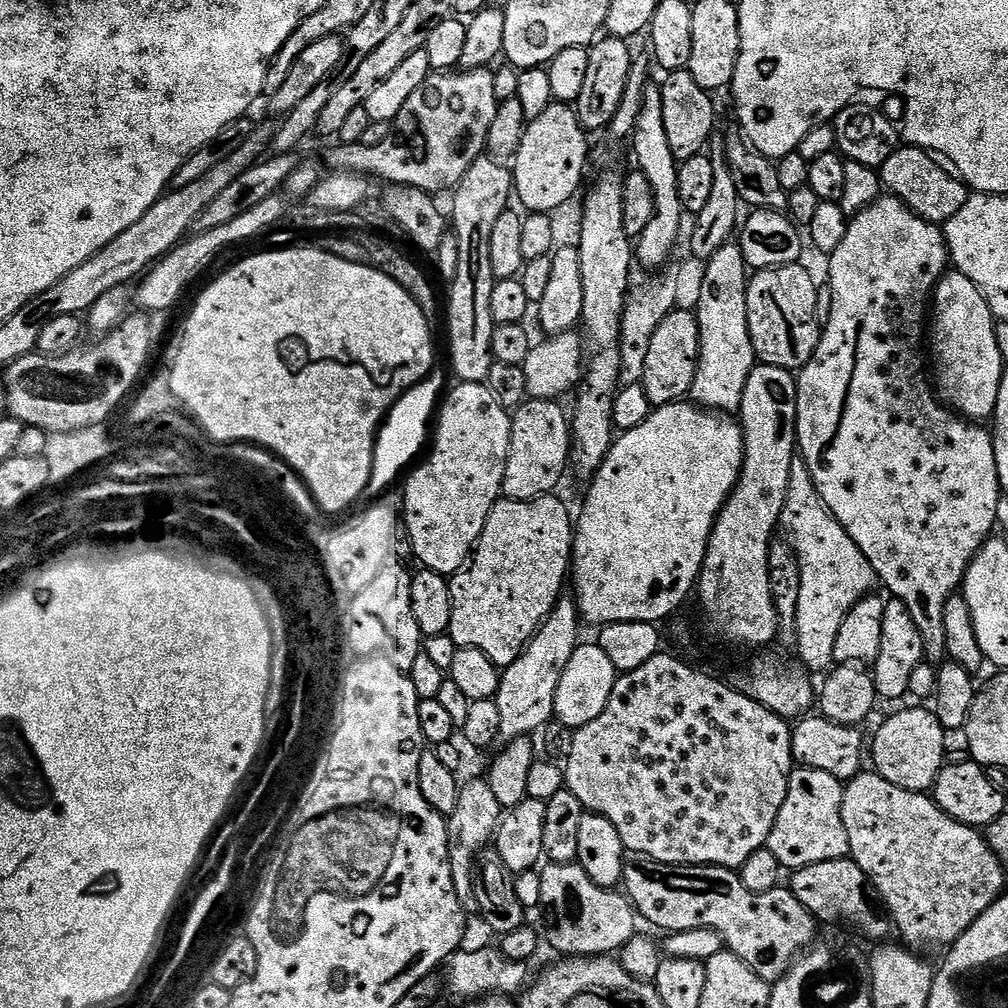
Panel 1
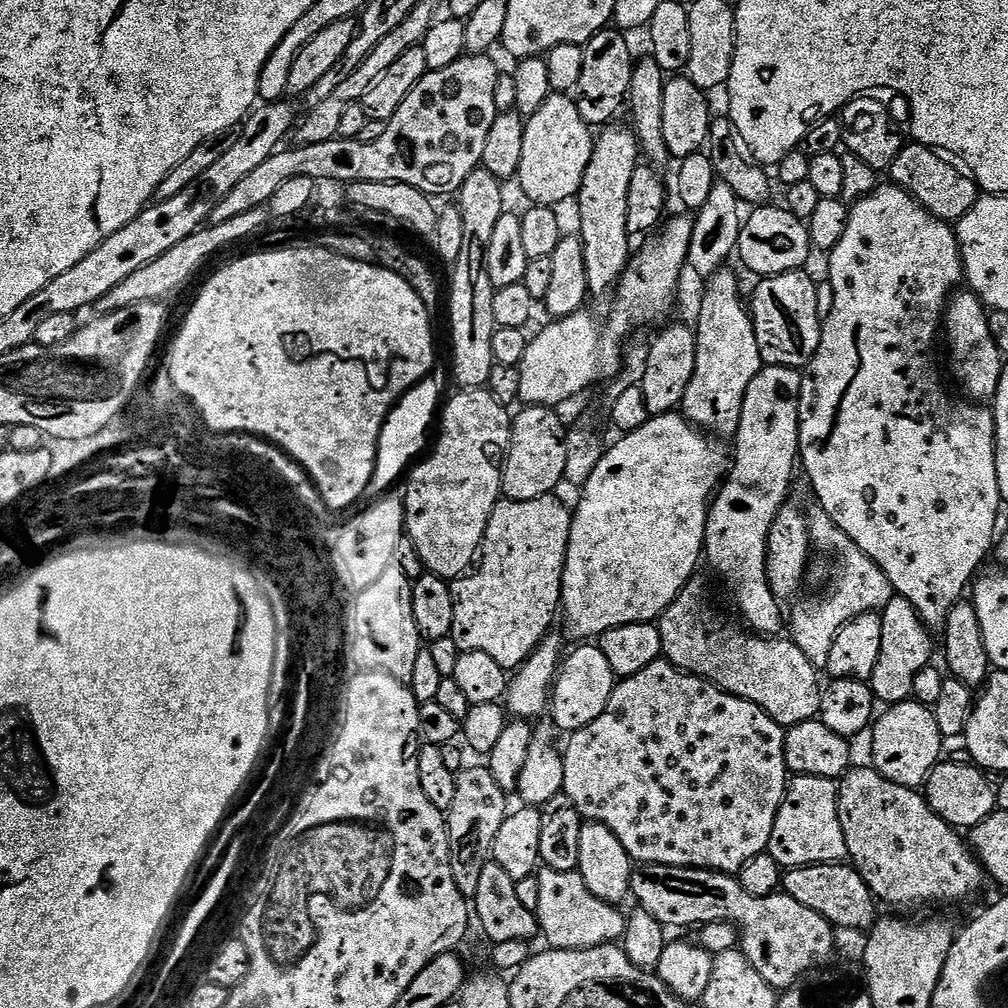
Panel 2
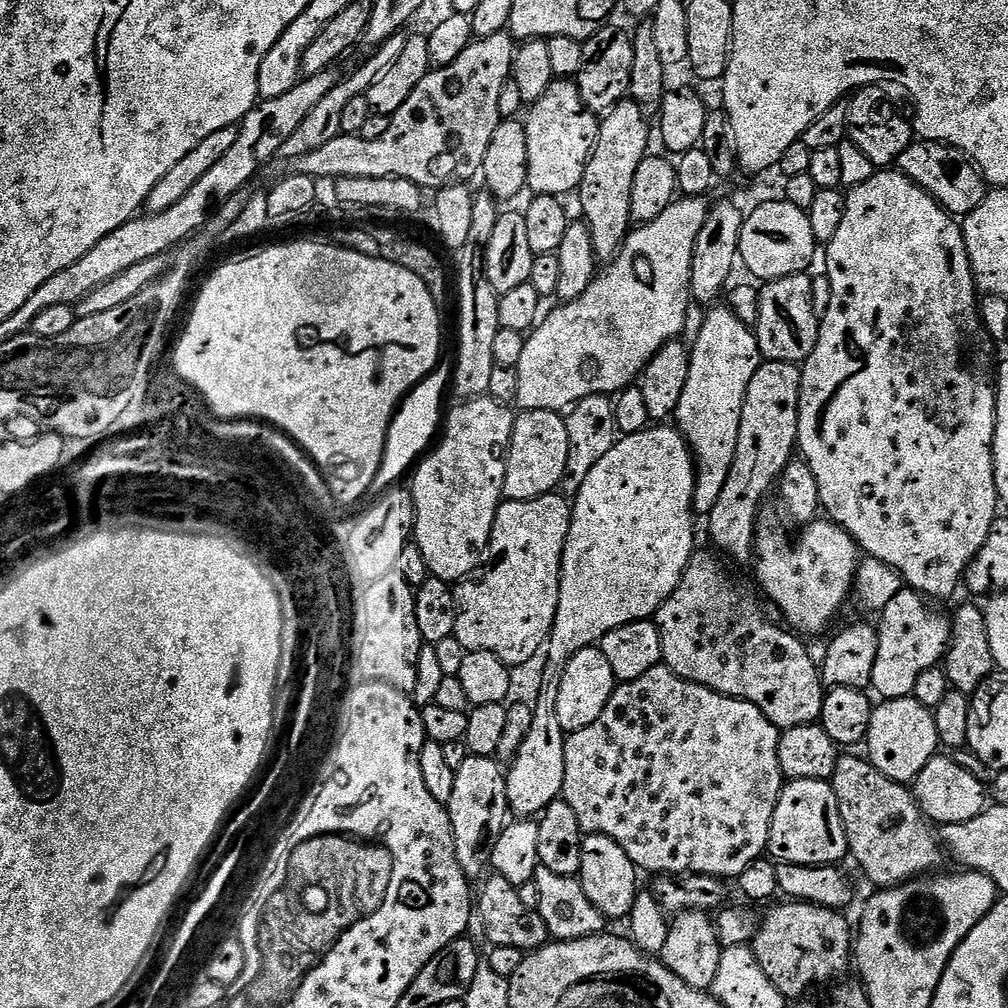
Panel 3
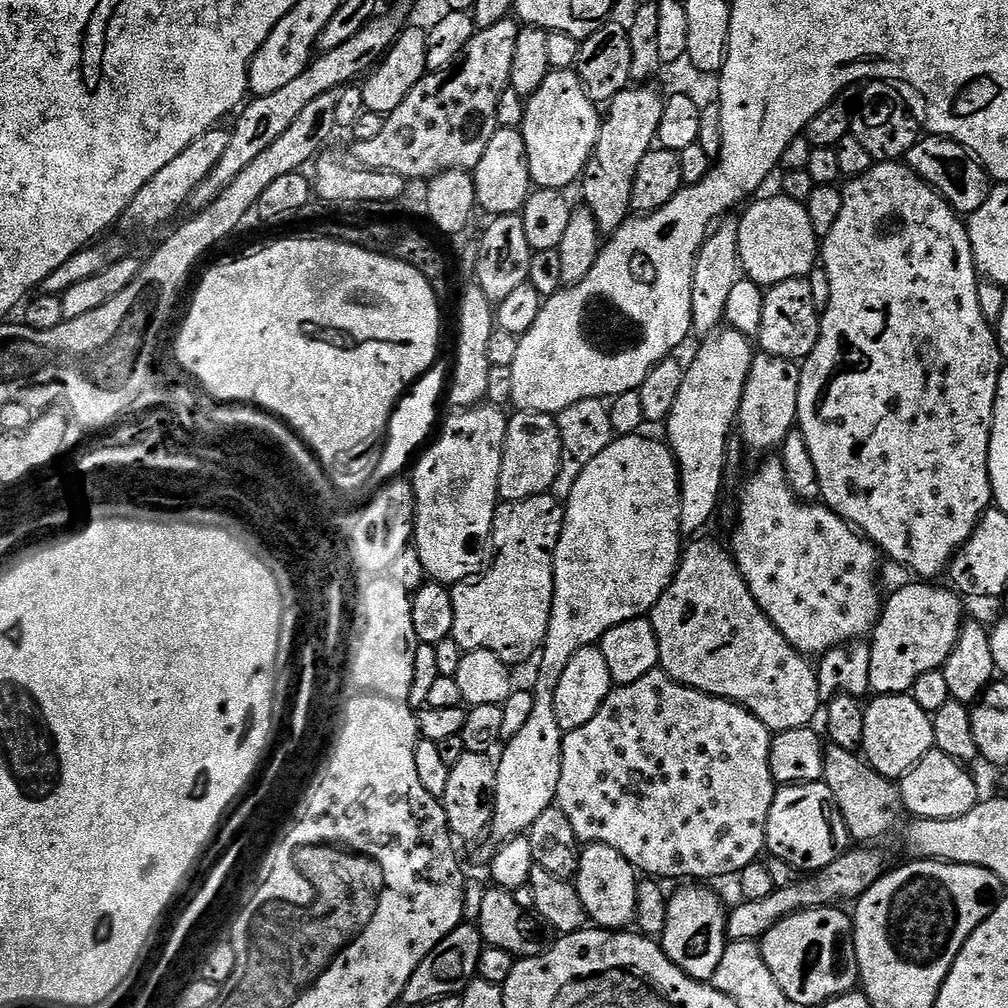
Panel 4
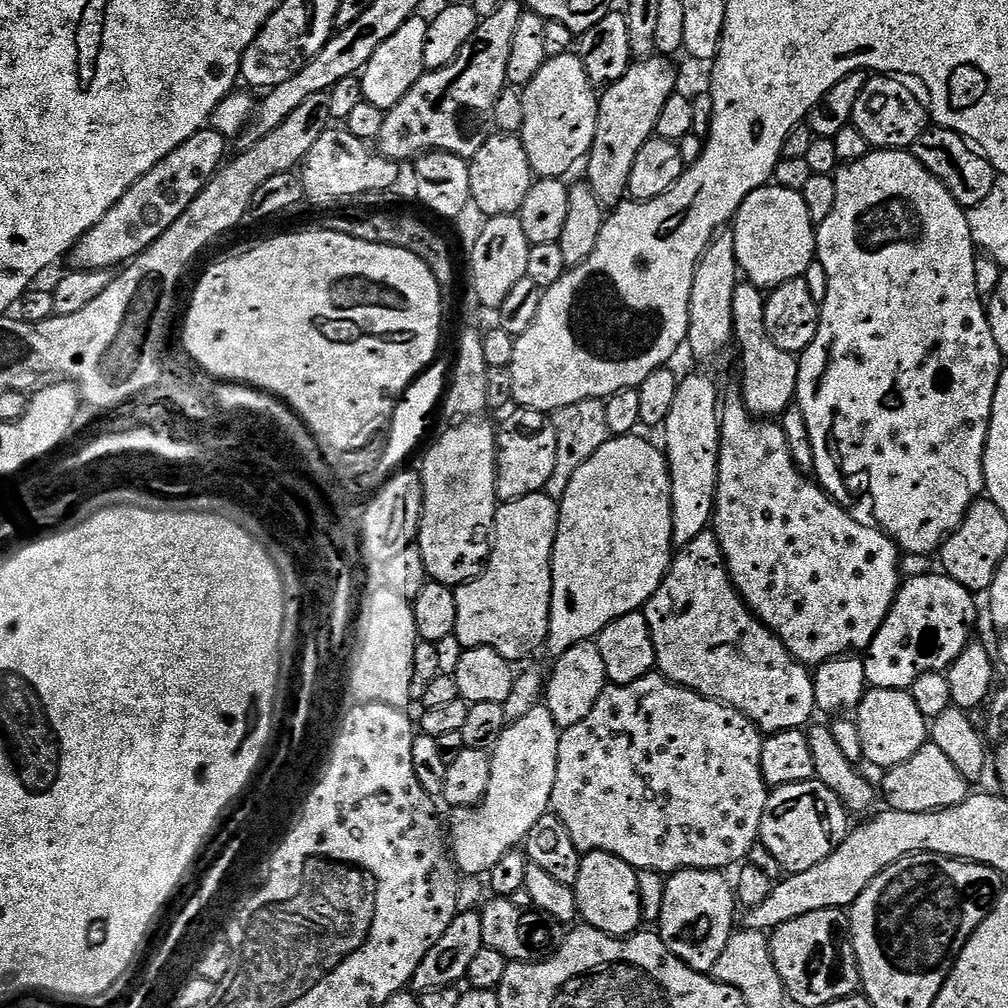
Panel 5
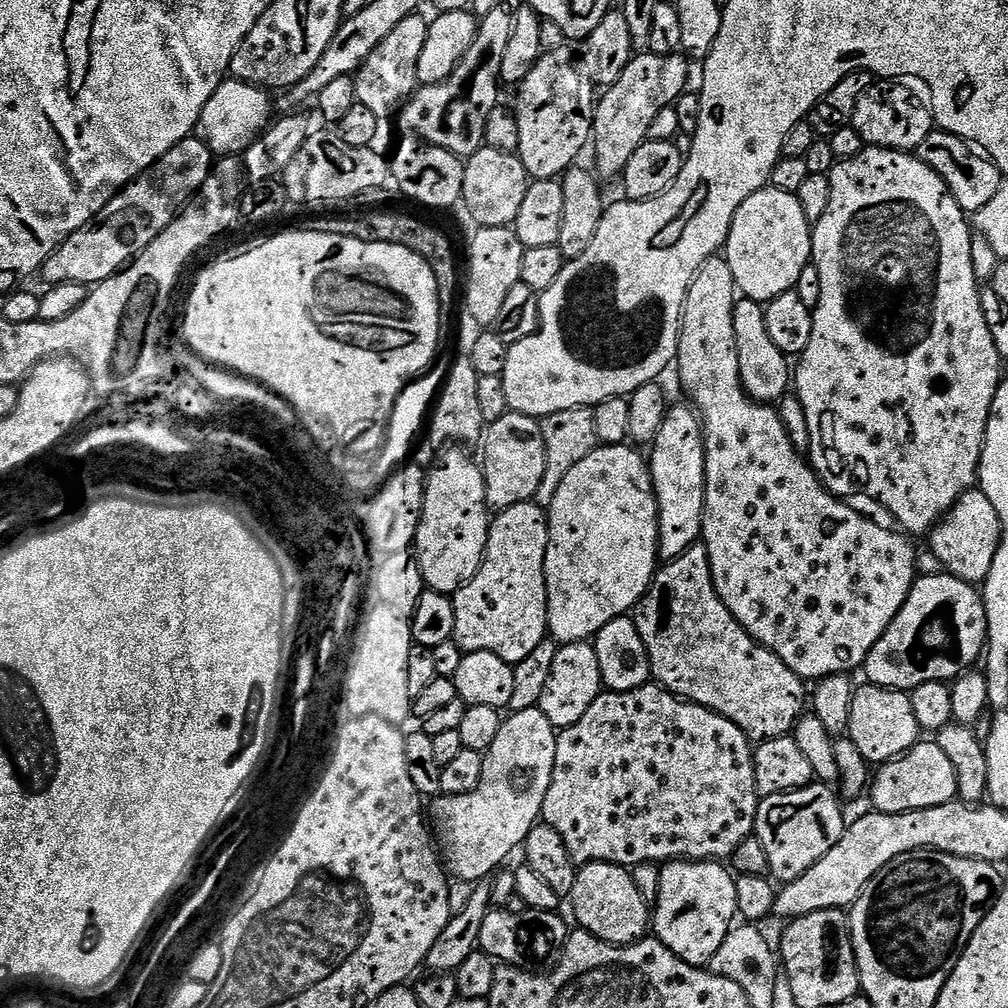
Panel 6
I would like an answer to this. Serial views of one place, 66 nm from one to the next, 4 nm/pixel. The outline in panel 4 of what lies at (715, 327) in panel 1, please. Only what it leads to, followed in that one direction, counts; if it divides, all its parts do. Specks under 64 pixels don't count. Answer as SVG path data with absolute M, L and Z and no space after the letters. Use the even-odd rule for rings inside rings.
M727 326L711 333L701 343L698 356L684 369L682 386L678 386L678 398L674 398L674 410L670 410L666 427L666 443L676 456L680 468L680 530L681 533L700 534L712 520L720 504L720 491L724 488L724 467L728 464L728 439L734 436L734 425L740 414L740 403L750 374L754 344L749 337Z

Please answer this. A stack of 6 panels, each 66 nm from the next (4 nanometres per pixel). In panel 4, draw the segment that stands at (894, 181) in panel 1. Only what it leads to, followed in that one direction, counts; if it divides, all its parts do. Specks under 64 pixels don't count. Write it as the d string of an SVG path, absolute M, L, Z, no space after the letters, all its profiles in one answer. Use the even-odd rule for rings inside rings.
M925 135L916 141L906 157L906 163L917 172L929 186L940 193L940 197L958 214L977 212L986 202L990 191L990 177L984 165L968 149L945 136Z

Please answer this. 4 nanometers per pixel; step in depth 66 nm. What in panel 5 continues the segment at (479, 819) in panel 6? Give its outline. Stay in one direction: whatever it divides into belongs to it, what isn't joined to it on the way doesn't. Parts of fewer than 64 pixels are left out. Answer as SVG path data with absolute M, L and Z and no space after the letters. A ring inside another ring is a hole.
M547 706L530 710L526 718L505 728L491 753L490 786L483 800L477 808L462 808L451 813L450 855L465 877L483 877L491 872L507 852L523 845L538 818L549 815L560 734L561 729L556 727Z

